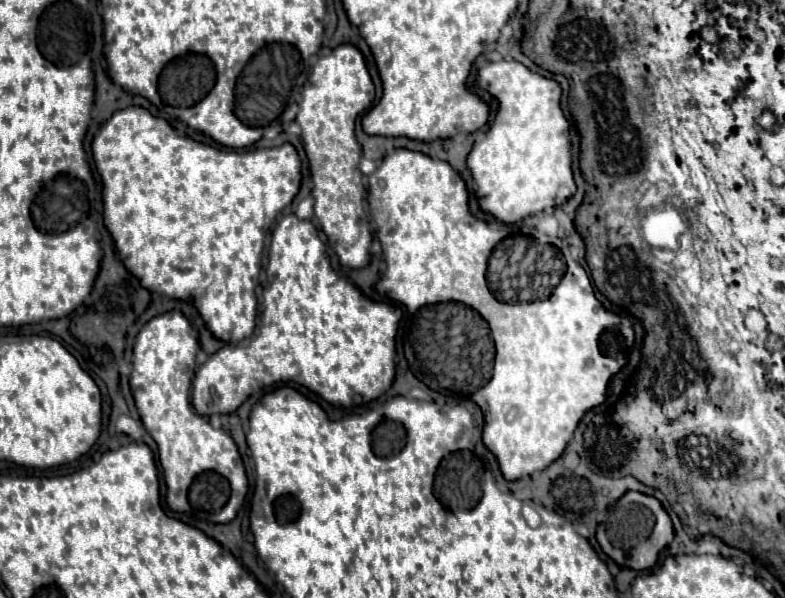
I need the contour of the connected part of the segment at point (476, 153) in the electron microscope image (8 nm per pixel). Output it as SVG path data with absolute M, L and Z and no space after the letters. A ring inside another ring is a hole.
M514 60L490 62L478 70L478 86L498 100L498 112L494 124L486 132L486 140L472 148L466 158L468 170L474 178L474 192L482 212L492 214L502 224L514 224L528 216L534 216L550 206L560 186L574 186L572 180L572 152L568 140L568 122L560 110L560 86L556 80L548 80L540 74L530 72L526 66Z

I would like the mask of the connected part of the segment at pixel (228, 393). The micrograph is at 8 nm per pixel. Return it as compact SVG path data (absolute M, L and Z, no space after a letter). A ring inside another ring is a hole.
M286 214L284 218L278 220L278 224L272 230L272 238L270 238L270 248L268 248L268 268L266 268L266 280L262 282L262 322L260 322L260 330L252 337L243 340L237 345L227 345L218 350L216 354L212 354L204 366L200 366L200 370L194 376L194 384L192 384L192 406L200 416L212 416L212 414L232 414L238 410L238 406L252 394L252 390L262 390L280 382L296 382L304 388L308 388L310 392L318 394L320 398L324 398L328 404L332 406L342 406L342 408L350 408L350 406L358 406L358 404L366 404L376 400L378 396L382 396L392 380L394 380L394 336L398 330L398 322L402 318L402 310L400 306L392 306L392 304L378 304L372 302L368 298L362 296L362 292L350 284L344 278L338 278L336 272L332 270L328 258L324 258L324 244L318 238L318 232L314 228L314 224L310 220L298 220L294 214Z

